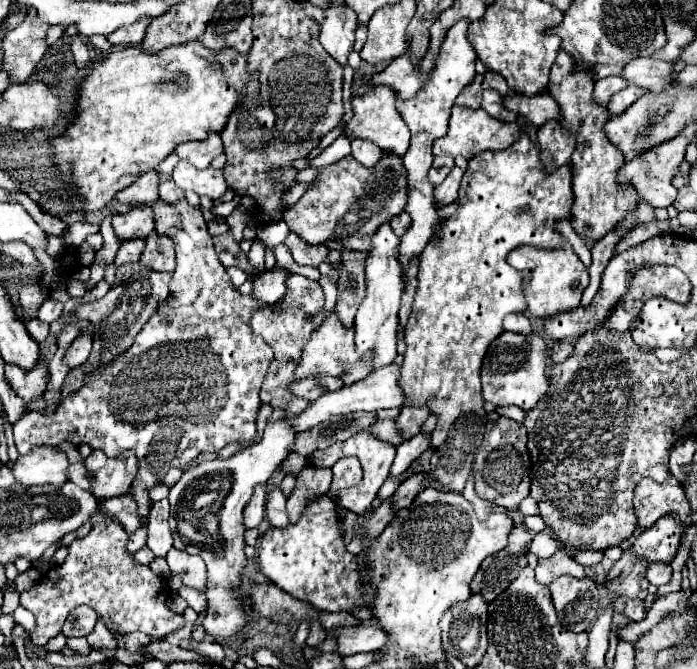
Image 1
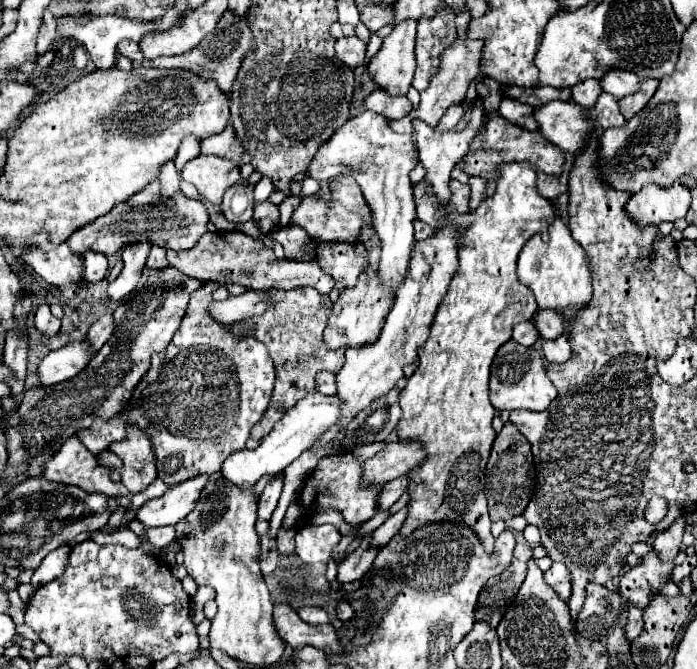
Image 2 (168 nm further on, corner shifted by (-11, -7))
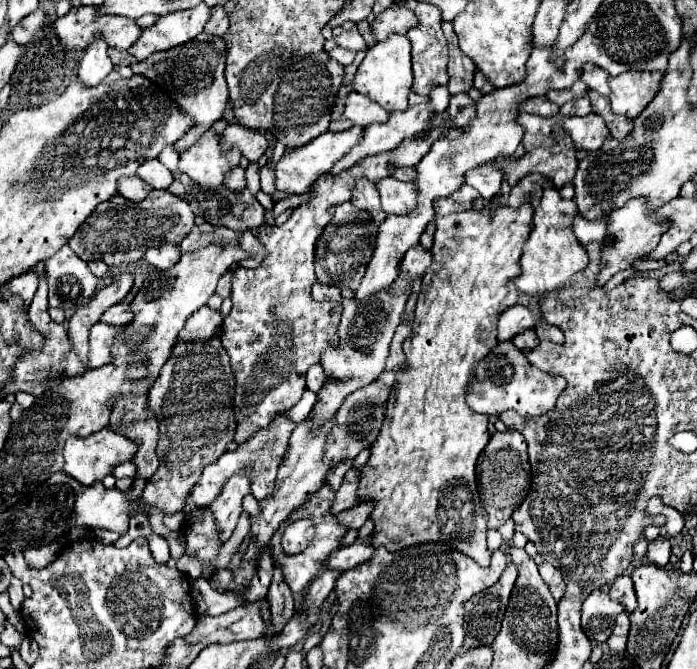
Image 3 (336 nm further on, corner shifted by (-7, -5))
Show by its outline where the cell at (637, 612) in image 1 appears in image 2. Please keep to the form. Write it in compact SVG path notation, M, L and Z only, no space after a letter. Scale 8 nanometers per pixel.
M629 606L629 610L627 610L627 624L625 624L625 638L631 642L631 640L635 640L639 634L641 634L641 630L643 630L643 618L641 618L641 608L635 608L635 606Z

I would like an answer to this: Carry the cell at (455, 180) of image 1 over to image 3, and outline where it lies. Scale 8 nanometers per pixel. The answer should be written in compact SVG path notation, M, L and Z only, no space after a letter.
M465 184L457 192L453 192L451 196L437 200L435 202L435 212L437 214L449 214L449 212L455 212L455 210L461 212L461 210L467 210L467 208L479 210L483 206L485 206L485 202L483 202L481 194L475 188Z

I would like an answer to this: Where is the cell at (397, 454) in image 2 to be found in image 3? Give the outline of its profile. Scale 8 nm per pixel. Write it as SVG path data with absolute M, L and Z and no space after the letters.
M351 468L347 474L345 474L345 480L341 484L341 488L337 490L337 496L335 496L335 504L331 506L331 510L335 514L339 514L341 510L347 510L351 506L355 506L359 502L357 498L357 490L359 490L359 480L363 476L363 468L361 470L355 470Z

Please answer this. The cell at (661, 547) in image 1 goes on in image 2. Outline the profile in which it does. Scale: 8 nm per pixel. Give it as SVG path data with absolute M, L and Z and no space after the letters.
M649 552L641 564L627 570L619 580L619 594L633 606L645 608L655 592L667 582L673 572L673 562L663 562L655 552Z

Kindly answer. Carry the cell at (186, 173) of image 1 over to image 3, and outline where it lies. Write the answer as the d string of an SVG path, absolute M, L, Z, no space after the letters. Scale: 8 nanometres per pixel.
M209 130L189 150L181 152L179 172L187 174L195 184L205 188L219 188L225 176L239 166L239 152L219 152L219 136Z

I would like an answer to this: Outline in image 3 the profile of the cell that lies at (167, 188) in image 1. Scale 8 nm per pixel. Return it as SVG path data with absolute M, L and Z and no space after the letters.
M157 158L145 160L143 166L137 170L137 174L139 174L147 184L151 184L151 186L157 188L157 190L167 190L167 188L171 186L171 182L173 182L171 172L169 172Z

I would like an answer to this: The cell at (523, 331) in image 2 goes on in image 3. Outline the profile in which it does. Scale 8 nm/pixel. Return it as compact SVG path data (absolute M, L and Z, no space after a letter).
M523 330L523 332L519 332L519 334L513 338L513 344L515 344L519 350L533 350L533 348L539 344L539 338L537 338L535 330Z

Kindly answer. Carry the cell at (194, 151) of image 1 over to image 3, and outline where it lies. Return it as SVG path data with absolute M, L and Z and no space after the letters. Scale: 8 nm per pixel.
M227 124L227 128L219 136L219 144L221 144L223 152L229 152L231 148L239 148L241 154L249 162L257 162L261 158L261 154L267 150L265 134L243 128L241 124Z

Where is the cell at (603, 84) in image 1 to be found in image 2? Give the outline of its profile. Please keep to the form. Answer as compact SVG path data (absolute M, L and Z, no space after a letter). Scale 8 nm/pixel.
M601 94L595 102L595 116L597 116L597 124L607 130L607 128L619 128L623 126L627 120L621 116L619 106L617 106L617 98L613 98L611 94Z

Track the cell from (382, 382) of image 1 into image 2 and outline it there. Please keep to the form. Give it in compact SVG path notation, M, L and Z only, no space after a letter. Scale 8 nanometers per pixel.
M319 392L307 394L303 400L299 400L293 408L289 408L283 414L283 418L273 426L273 430L261 438L255 450L245 448L231 454L221 468L223 476L235 486L243 486L243 490L251 490L265 474L275 474L285 470L301 452L309 450L313 442L337 422L339 410L341 410L341 402L335 396L323 396Z

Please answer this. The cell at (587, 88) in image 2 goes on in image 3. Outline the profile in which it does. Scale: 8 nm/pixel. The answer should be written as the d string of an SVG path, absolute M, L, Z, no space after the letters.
M586 94L580 100L577 98L577 100L571 100L571 102L561 106L558 116L551 118L539 118L535 114L521 114L521 116L517 116L517 124L525 130L523 132L525 154L519 160L511 160L507 156L501 156L501 158L493 160L495 164L499 164L503 168L503 178L509 182L509 186L515 186L529 172L539 172L539 174L547 176L555 184L555 188L561 188L563 184L571 182L573 176L575 176L575 170L577 170L575 146L571 144L571 140L567 140L567 136L563 136L561 132L555 132L555 124L561 123L565 116L582 116L587 115L591 111L590 100L588 94Z

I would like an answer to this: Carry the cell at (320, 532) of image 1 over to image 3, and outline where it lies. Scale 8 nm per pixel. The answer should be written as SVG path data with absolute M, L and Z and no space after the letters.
M309 518L291 522L283 534L283 550L289 554L303 552L315 538L315 524Z

